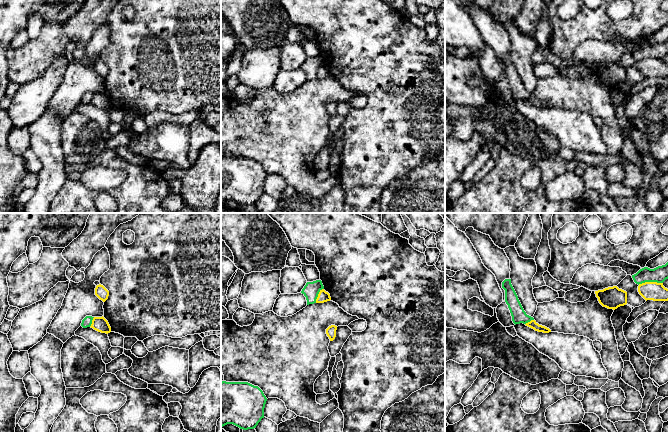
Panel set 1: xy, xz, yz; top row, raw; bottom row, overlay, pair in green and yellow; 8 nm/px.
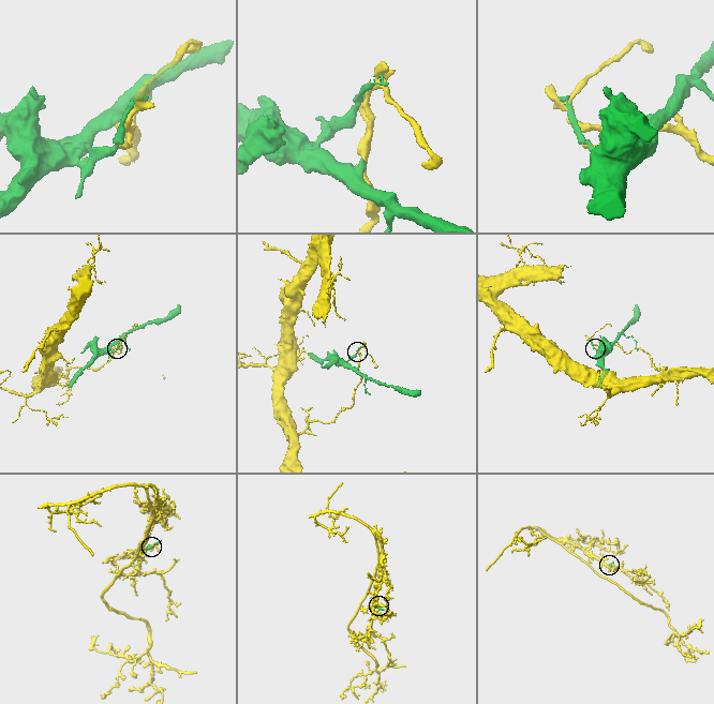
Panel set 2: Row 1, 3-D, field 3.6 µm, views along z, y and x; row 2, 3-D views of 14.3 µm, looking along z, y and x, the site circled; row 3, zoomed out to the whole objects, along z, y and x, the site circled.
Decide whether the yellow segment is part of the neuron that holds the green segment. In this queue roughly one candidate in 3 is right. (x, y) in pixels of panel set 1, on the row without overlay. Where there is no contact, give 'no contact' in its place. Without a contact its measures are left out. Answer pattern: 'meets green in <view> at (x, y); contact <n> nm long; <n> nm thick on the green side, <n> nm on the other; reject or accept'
meets green in yz at (650, 57); contact 200 nm long; 130 nm thick on the green side, 150 nm on the other; reject

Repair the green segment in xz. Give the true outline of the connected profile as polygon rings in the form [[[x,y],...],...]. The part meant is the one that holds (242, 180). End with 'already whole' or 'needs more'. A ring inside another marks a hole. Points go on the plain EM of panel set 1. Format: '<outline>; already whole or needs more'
[[[221,158],[221,204],[233,200],[240,205],[254,205],[264,194],[267,174],[248,158]]]; already whole

